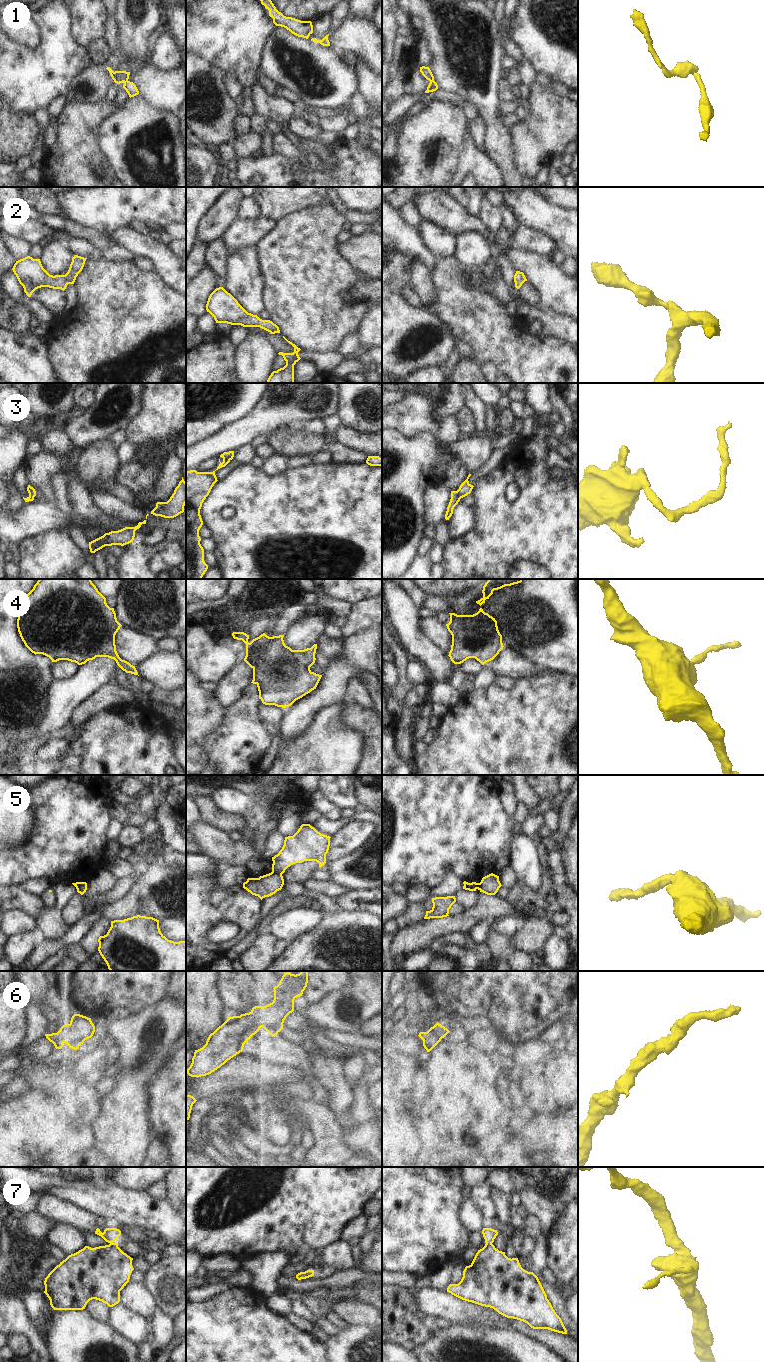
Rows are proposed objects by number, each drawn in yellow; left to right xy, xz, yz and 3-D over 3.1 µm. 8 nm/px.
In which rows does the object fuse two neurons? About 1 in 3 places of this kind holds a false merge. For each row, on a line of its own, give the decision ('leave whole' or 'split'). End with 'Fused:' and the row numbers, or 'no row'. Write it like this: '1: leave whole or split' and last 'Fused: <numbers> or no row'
1: split
2: leave whole
3: split
4: leave whole
5: split
6: leave whole
7: split
Fused: 1, 3, 5, 7

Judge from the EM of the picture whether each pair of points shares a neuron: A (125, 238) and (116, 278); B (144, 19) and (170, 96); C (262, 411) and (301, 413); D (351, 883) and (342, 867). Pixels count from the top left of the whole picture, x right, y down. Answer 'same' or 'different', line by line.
A: different
B: different
C: same
D: same

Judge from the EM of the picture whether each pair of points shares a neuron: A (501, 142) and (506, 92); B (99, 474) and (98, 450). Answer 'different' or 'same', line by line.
A: different
B: same

